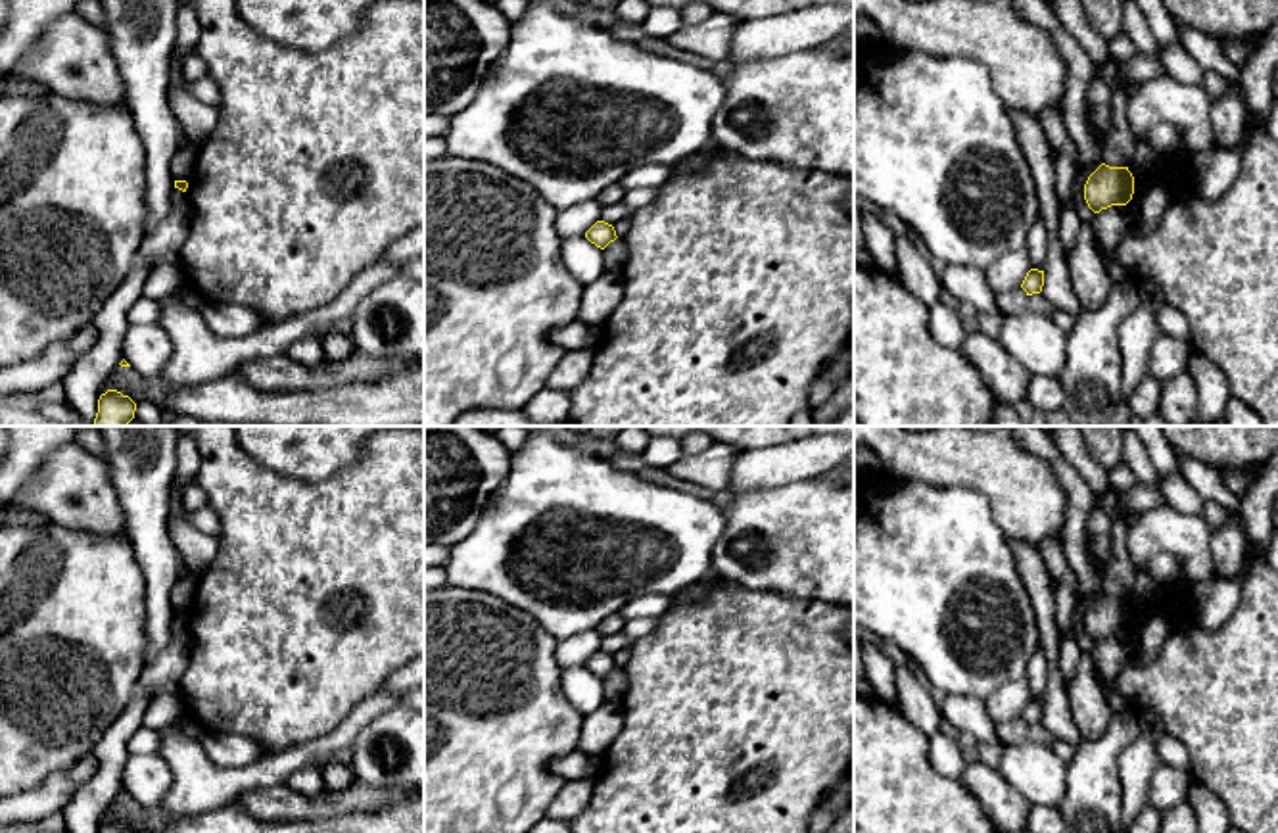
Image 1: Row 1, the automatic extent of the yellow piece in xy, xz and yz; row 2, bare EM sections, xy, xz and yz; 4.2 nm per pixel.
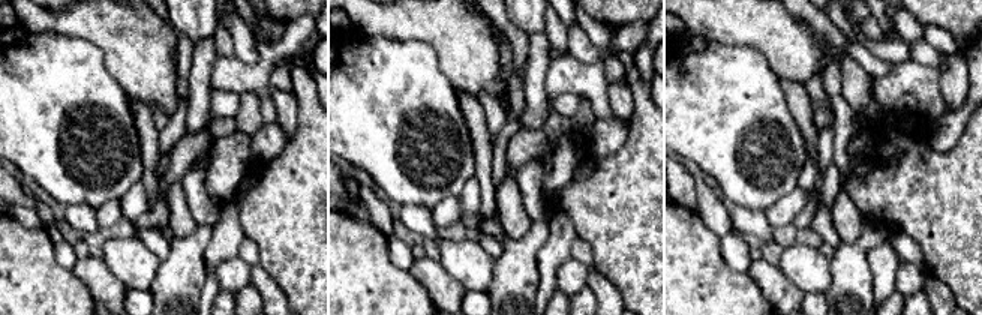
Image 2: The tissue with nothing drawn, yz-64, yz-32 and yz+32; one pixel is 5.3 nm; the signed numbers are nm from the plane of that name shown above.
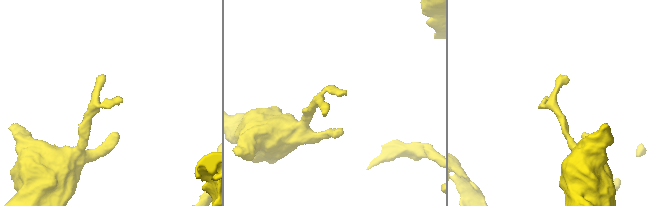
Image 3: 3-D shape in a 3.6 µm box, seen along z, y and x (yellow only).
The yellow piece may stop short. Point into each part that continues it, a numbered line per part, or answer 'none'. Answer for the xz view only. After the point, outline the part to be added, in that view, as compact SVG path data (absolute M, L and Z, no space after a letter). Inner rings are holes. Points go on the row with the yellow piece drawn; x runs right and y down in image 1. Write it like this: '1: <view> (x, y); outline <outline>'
none

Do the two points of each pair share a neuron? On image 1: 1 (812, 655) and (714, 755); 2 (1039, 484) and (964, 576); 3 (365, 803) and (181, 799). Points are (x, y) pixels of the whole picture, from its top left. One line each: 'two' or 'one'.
1: one
2: two
3: two

